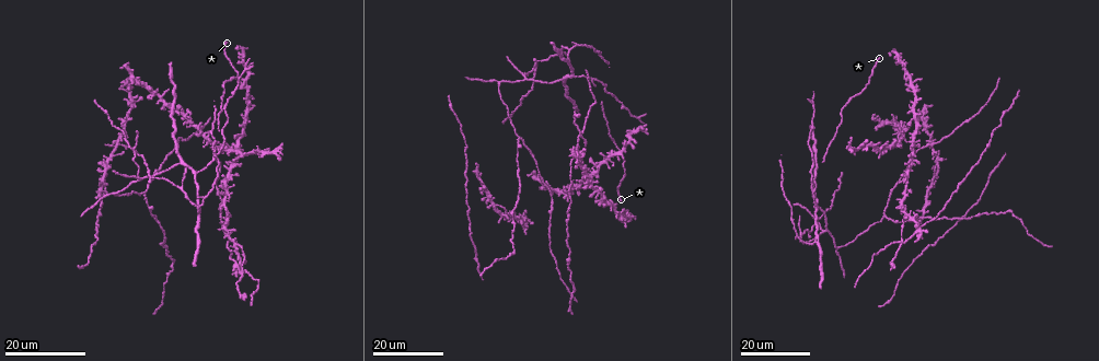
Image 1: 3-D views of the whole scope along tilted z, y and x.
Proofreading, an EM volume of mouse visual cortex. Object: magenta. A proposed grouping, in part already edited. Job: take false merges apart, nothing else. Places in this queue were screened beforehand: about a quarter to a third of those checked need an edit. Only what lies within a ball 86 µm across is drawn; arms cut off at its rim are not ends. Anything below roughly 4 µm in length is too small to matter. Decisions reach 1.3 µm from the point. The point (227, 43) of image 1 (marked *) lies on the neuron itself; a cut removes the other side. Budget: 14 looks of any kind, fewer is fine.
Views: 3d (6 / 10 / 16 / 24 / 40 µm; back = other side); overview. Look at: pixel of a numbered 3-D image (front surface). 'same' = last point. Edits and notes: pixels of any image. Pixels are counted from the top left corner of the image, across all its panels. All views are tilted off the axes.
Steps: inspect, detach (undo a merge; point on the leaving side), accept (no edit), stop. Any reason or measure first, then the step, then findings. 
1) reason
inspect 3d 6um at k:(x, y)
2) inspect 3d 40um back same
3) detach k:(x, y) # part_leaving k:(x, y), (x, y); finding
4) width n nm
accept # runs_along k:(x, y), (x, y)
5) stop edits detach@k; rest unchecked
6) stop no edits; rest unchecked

inspect 3d 24um at 1:(141, 179)

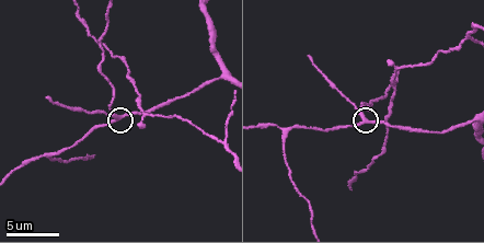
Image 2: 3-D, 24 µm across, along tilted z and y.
inspect 3d 6um at 2:(364, 121)

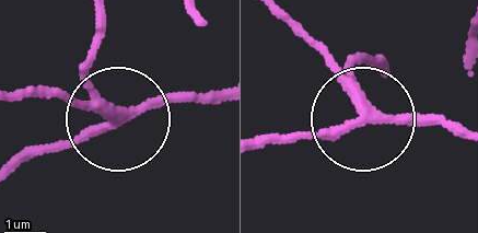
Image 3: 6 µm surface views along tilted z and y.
inspect 3d 6um back at 3:(116, 119)

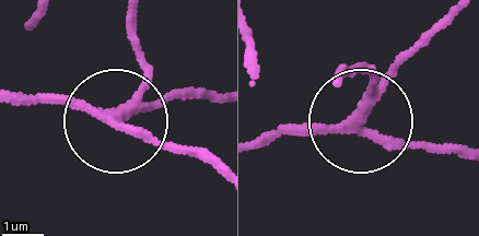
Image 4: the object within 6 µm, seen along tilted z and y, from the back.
side_arm 16 um
accept # runs_along 4:(18, 91), (114, 113), (141, 87), (140, 49); one neuron here

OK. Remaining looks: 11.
three arms meet
inspect 3d 10um at 2:(225, 72)

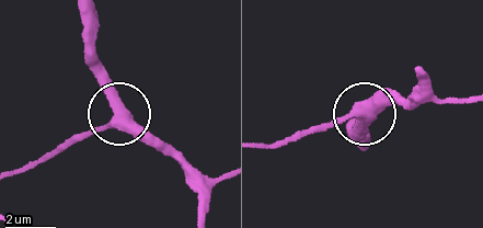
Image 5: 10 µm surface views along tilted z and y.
accept # runs_along 5:(466, 101), (386, 104), (365, 116), (358, 138); all the same neuron

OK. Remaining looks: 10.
three-way junction
inspect 3d 10um at 2:(145, 113)

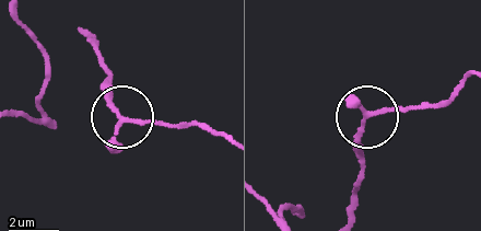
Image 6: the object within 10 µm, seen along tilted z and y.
inspect 3d 10um back at 6:(365, 118)

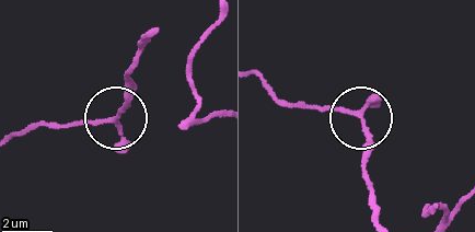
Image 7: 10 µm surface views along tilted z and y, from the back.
accept # runs_along 7:(259, 78), (286, 99), (356, 113), (366, 129), (366, 153); continuous, no second neuron

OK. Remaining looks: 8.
two arms in line, one across
inspect 3d 24um at 1:(817, 211)

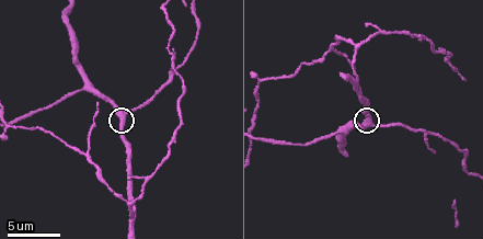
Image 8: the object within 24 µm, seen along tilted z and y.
inspect 3d 6um at 8:(368, 120)

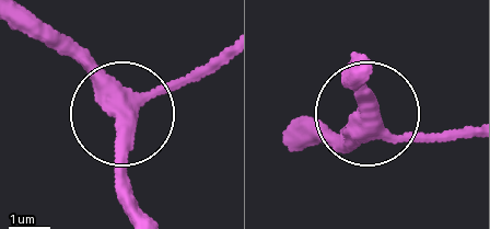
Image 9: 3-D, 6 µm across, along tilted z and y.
width 360 nm
accept # all the same neuron

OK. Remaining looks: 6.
arms part here
inspect 3d 16um at 8:(357, 74)

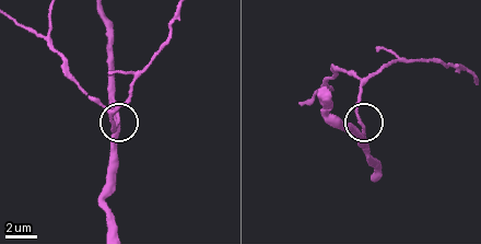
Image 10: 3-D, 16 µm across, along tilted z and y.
accept # one neuron here

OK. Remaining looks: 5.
four-way junction
inspect 3d 16um at 1:(899, 244)

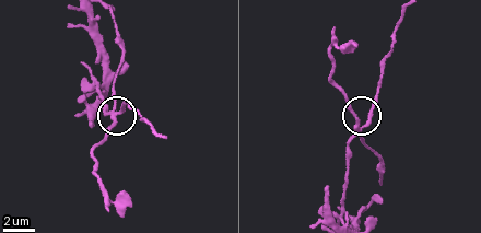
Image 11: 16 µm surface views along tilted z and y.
inspect 3d 10um at 11:(359, 127)

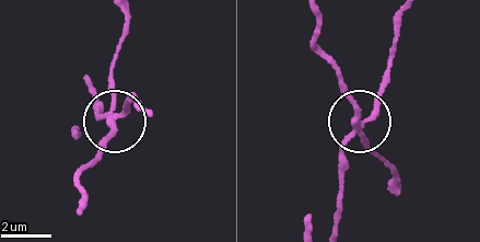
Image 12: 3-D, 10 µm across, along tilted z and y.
width 230 nm
detach 12:(114, 83) # part_leaving 12:(354, 125), (354, 106), (341, 76), (315, 43), (315, 19); a second neuron is stuck on

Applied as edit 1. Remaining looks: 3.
stop edits detach@12; rest unchecked

